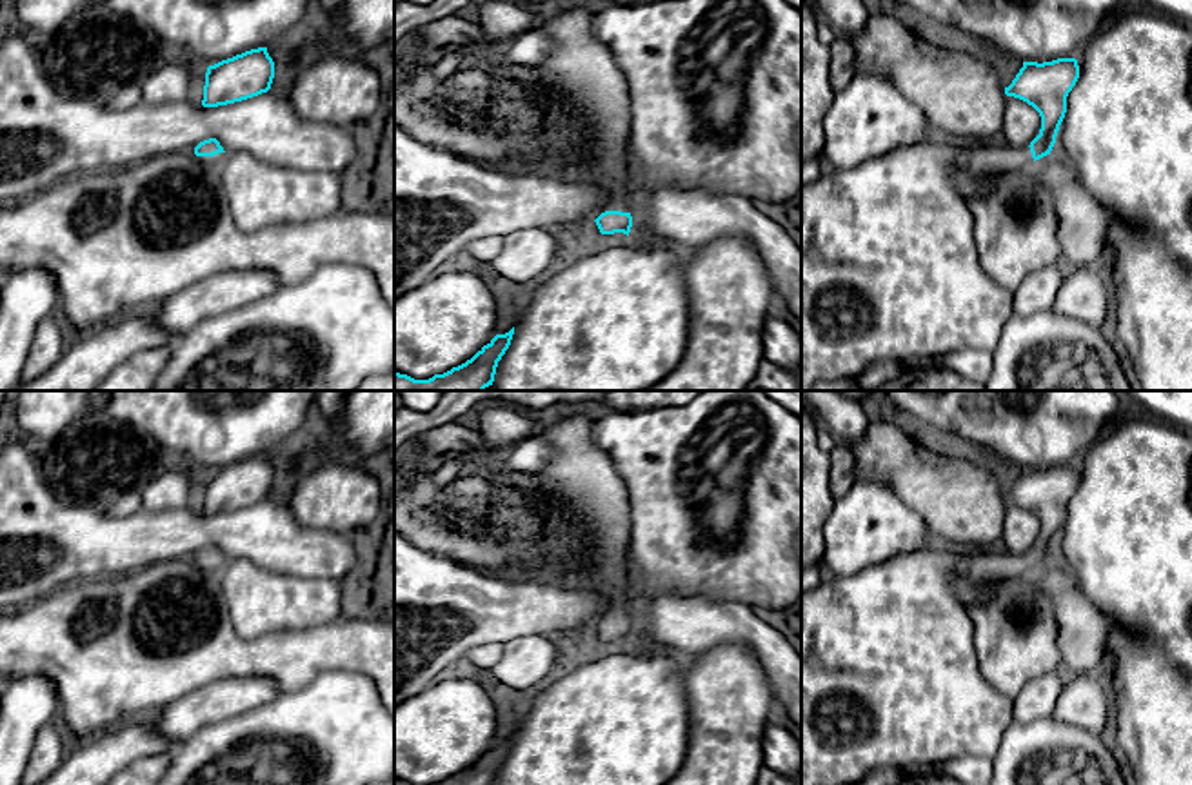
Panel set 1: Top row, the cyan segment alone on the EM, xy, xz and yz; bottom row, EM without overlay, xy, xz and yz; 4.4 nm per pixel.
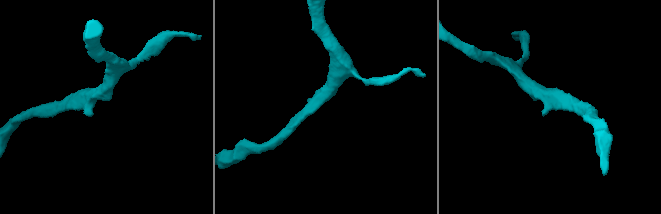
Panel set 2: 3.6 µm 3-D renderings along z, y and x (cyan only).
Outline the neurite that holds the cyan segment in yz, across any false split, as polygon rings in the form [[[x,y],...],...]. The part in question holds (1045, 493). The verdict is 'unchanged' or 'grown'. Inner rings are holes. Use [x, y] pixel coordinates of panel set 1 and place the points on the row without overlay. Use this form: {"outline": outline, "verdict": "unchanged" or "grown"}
{"outline": [[[1058,465],[1052,469],[1023,469],[1023,474],[1005,494],[1007,503],[1019,505],[1032,512],[1041,523],[1039,542],[1027,554],[1010,554],[1003,549],[970,551],[954,549],[943,545],[932,545],[929,549],[896,554],[894,558],[870,565],[850,576],[834,576],[829,581],[809,592],[801,594],[801,785],[859,785],[869,772],[883,767],[896,767],[903,770],[907,765],[927,765],[934,770],[950,769],[956,760],[963,756],[992,760],[1001,738],[1012,720],[1012,700],[1001,696],[979,672],[979,661],[976,658],[976,643],[972,636],[972,621],[967,614],[967,607],[959,601],[956,591],[950,585],[952,572],[963,572],[972,581],[983,581],[990,578],[1012,578],[1030,574],[1036,567],[1050,561],[1059,532],[1067,520],[1067,503],[1079,485],[1079,472],[1076,465]]], "verdict": "grown"}

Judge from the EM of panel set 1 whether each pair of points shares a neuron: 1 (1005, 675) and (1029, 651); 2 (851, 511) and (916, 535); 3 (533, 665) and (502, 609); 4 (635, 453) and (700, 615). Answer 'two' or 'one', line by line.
1: one
2: one
3: two
4: two

